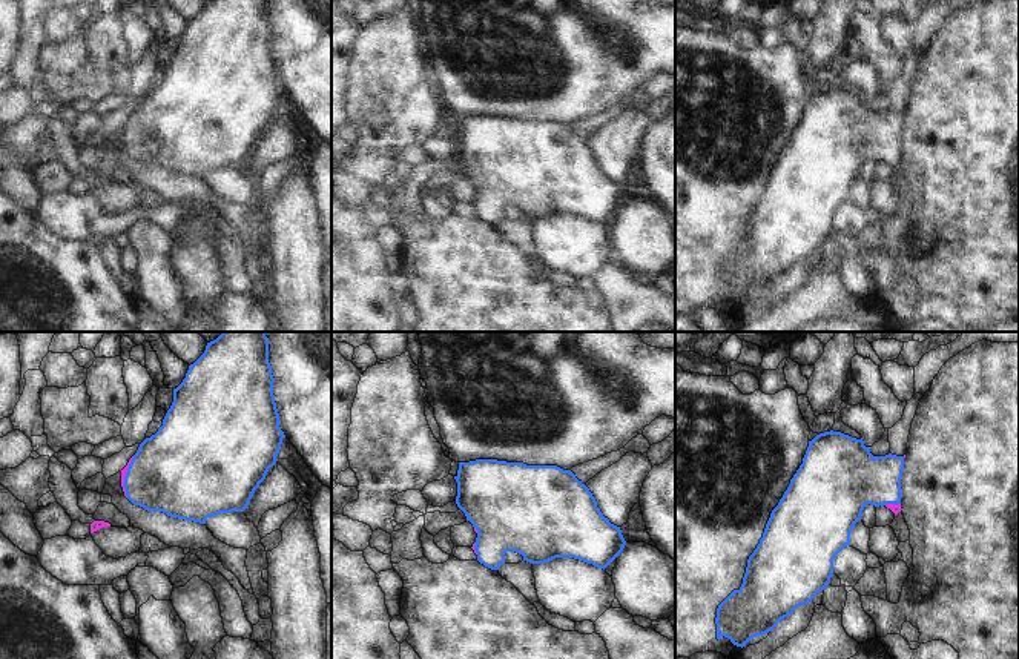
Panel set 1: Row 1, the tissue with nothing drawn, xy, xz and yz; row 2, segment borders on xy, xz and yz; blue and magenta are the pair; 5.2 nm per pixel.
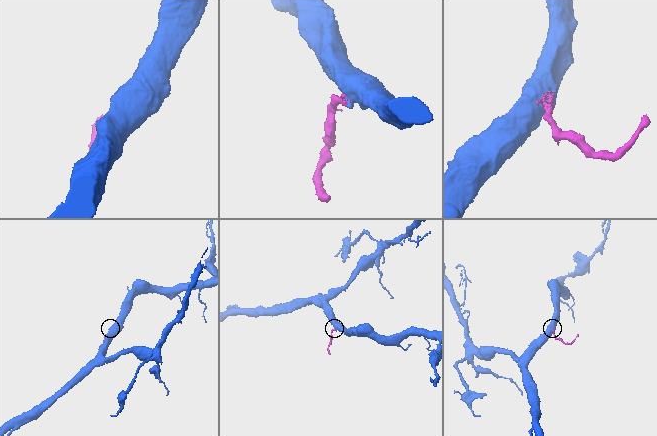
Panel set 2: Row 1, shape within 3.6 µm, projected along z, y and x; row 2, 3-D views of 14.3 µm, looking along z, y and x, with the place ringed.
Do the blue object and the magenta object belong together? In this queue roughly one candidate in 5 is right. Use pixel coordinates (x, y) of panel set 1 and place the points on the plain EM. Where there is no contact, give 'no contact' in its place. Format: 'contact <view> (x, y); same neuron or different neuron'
contact xy (125, 132); same neuron

